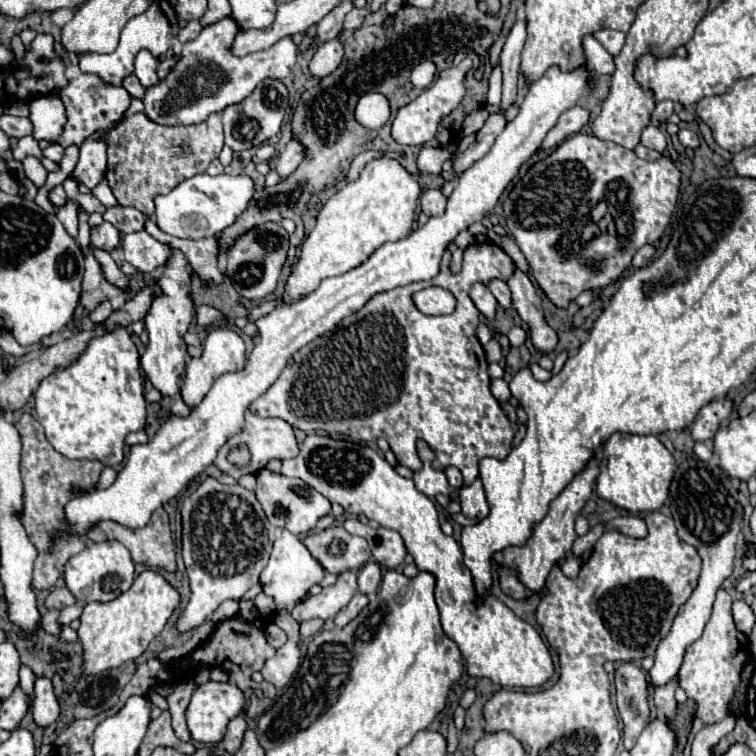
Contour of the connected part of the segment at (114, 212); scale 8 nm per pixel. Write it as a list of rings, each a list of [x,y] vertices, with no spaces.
[[[124,206],[108,208],[104,214],[104,220],[114,224],[122,234],[140,232],[144,230],[144,224],[146,224],[146,216],[142,212],[138,212],[136,208],[124,208]]]

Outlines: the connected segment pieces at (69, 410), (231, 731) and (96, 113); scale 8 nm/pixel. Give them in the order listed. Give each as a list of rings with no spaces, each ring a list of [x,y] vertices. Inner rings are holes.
[[[124,326],[106,330],[94,336],[84,352],[64,370],[58,370],[42,380],[36,390],[36,414],[46,432],[48,442],[66,458],[100,460],[106,466],[118,466],[124,460],[124,438],[130,432],[142,430],[146,424],[146,400],[142,394],[140,354]]]
[[[236,716],[236,718],[228,724],[228,732],[226,732],[224,740],[222,740],[222,746],[224,746],[224,750],[226,750],[226,752],[234,754],[234,752],[240,748],[246,728],[248,728],[248,724],[246,724],[244,716]]]
[[[80,74],[78,78],[70,80],[70,84],[60,92],[60,98],[66,104],[66,116],[68,116],[64,132],[58,138],[58,144],[62,148],[82,146],[82,142],[92,134],[96,134],[98,130],[110,132],[116,124],[120,124],[120,120],[124,118],[124,112],[132,102],[132,96],[124,88],[114,88],[110,84],[104,84],[94,74]]]

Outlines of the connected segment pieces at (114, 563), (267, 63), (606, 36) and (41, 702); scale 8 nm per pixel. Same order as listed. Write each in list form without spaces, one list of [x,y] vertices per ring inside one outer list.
[[[118,540],[94,542],[64,564],[64,582],[80,602],[110,602],[132,586],[134,562],[126,546],[122,546]]]
[[[222,18],[220,22],[206,26],[198,38],[186,42],[178,62],[168,72],[168,76],[146,90],[146,96],[142,98],[146,106],[146,116],[164,126],[200,124],[210,114],[222,112],[226,106],[240,104],[254,92],[254,88],[262,80],[284,80],[290,74],[298,56],[298,44],[290,36],[278,40],[268,50],[246,54],[244,58],[240,58],[234,56],[230,50],[238,32],[240,26],[234,18]]]
[[[600,30],[600,32],[594,34],[594,38],[596,38],[612,56],[618,56],[618,52],[620,52],[622,46],[624,46],[626,34],[624,34],[624,32],[618,32],[618,30]]]
[[[38,678],[34,684],[34,702],[32,702],[32,718],[38,728],[48,728],[56,722],[60,714],[58,700],[54,696],[52,682],[48,678]]]

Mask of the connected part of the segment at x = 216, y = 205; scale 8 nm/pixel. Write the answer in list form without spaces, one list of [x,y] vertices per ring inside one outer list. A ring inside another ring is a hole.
[[[196,174],[182,184],[178,184],[170,194],[156,196],[156,224],[162,232],[168,232],[178,238],[206,238],[216,236],[224,228],[232,226],[236,218],[246,210],[248,202],[256,192],[254,180],[246,174],[230,176],[210,176]]]

